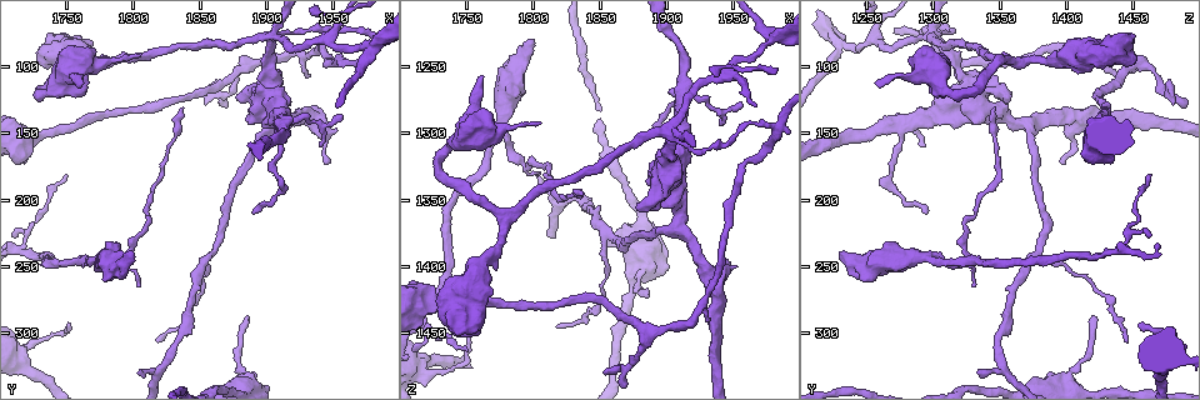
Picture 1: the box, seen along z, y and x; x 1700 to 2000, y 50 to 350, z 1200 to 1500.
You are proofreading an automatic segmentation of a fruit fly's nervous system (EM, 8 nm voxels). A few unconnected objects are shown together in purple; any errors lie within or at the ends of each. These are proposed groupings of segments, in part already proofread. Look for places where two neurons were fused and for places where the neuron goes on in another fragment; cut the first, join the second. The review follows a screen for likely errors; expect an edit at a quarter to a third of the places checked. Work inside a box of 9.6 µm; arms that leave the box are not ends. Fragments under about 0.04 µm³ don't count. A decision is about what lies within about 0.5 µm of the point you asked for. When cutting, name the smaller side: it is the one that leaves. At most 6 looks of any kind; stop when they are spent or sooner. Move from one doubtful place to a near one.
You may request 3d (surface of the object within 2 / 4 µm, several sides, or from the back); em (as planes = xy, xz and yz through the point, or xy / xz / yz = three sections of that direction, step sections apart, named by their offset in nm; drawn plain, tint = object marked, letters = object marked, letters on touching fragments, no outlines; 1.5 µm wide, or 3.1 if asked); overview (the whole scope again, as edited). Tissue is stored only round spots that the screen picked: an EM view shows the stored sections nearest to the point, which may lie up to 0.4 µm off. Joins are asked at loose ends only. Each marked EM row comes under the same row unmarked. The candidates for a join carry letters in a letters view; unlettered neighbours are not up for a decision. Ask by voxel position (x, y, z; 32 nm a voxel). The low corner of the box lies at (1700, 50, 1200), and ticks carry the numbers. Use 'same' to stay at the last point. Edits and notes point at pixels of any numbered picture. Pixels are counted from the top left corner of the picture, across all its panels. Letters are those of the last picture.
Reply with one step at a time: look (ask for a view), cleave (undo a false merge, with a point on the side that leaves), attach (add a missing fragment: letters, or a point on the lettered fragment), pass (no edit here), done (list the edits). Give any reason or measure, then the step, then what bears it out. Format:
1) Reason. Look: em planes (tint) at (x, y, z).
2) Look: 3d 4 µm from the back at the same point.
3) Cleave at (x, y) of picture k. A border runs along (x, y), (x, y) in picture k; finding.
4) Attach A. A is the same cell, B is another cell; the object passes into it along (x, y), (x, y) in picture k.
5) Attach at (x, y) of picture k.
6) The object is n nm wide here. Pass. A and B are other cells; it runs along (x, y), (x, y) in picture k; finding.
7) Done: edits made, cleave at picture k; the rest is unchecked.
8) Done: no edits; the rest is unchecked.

Tapers out. Look: 3d 2 µm at (1808, 92, 1294).

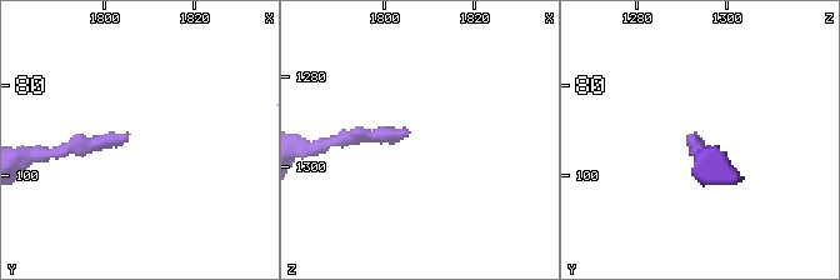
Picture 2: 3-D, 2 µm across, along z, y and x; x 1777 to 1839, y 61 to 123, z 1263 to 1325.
Look: em yz step 4 (tint) at (1806, 92, 1292).

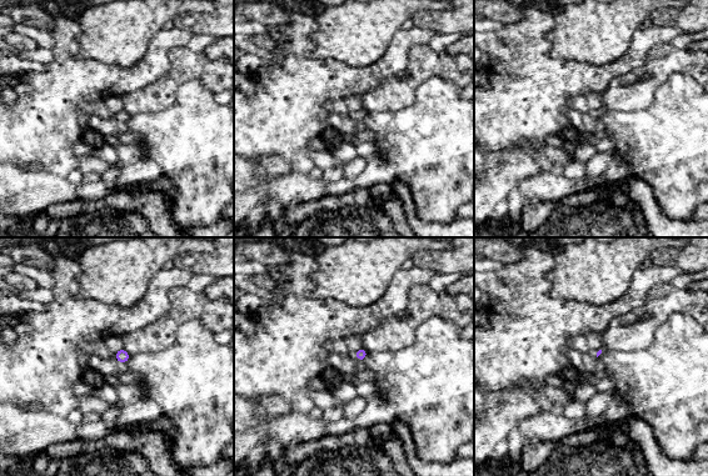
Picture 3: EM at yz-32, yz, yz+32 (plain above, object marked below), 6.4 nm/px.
Look: em planes (letters) at the same point.

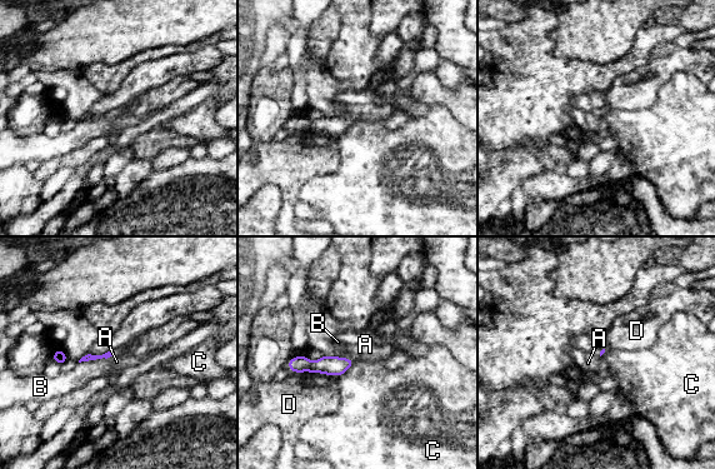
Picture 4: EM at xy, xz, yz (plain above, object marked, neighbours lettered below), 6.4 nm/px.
The longest contact is with D, 280 nm. Pass. A, B, C and D are other cells; none of them fits.

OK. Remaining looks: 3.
Sudden change in width. Look: em planes (letters) at (1912, 72, 1304).

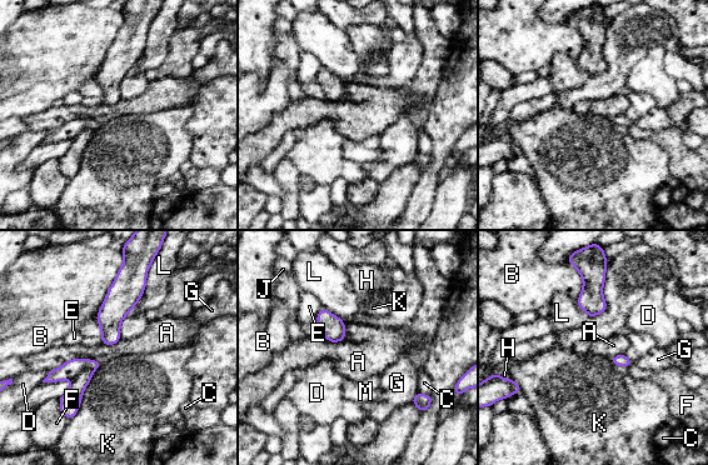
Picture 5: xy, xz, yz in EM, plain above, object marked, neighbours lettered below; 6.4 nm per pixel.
Cleave at (70, 401) of picture 5. A, B, C, D, E, F, G, H, J, K, L and M are other cells; a border runs along (93, 369), (83, 369), (71, 380) in picture 5; two neurons meet here.

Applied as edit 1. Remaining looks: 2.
Done: edits made, cleave at picture 5; the rest is unchecked.

